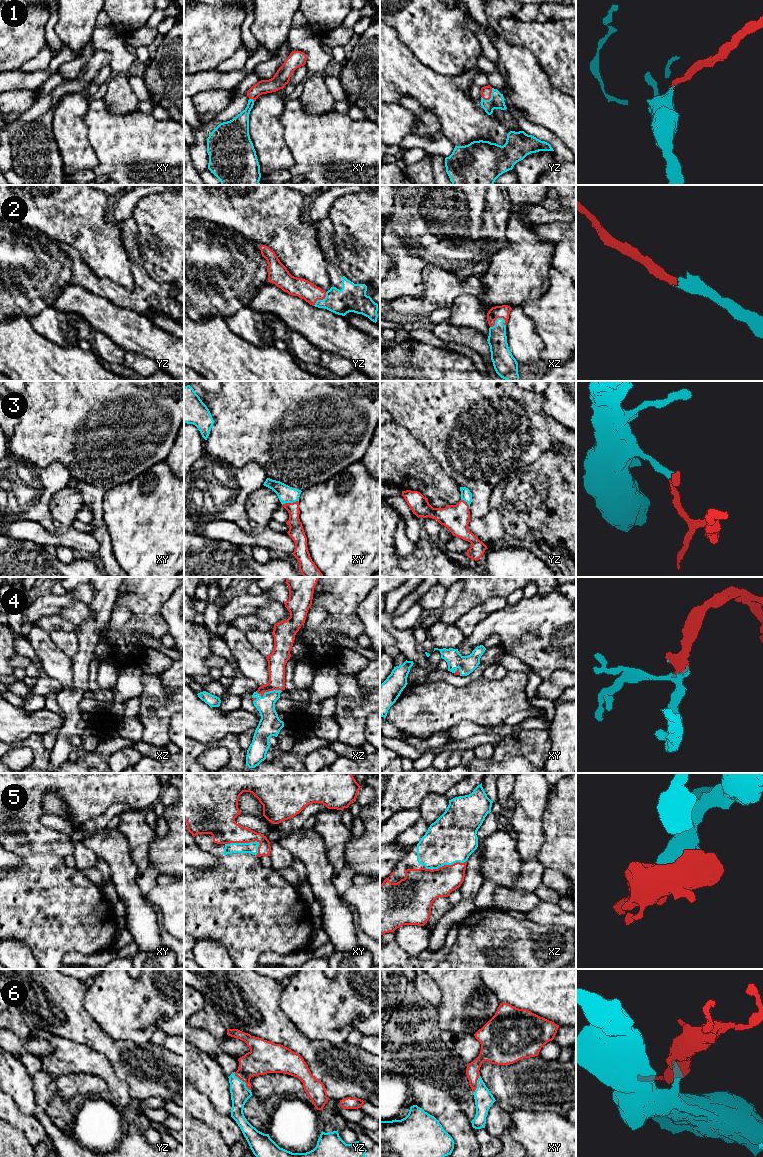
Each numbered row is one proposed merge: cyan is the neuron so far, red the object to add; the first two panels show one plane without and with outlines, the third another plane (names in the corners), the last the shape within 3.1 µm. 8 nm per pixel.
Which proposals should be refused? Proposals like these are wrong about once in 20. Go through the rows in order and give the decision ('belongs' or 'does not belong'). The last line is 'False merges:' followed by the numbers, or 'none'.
1: belongs
2: belongs
3: belongs
4: belongs
5: belongs
6: belongs
False merges: none

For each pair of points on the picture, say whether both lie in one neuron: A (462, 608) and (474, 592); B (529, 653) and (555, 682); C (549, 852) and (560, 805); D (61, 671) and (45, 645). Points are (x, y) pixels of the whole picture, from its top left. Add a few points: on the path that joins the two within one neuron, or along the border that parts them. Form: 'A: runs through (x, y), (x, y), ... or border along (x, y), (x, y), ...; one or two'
A: runs through (464, 604), (471, 596); one
B: border along (565, 669), (556, 669), (543, 680); two
C: runs through (560, 840), (560, 817); one
D: runs through (58, 665), (47, 651); one

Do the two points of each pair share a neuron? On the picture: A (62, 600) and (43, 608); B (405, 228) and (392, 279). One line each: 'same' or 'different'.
A: same
B: same

